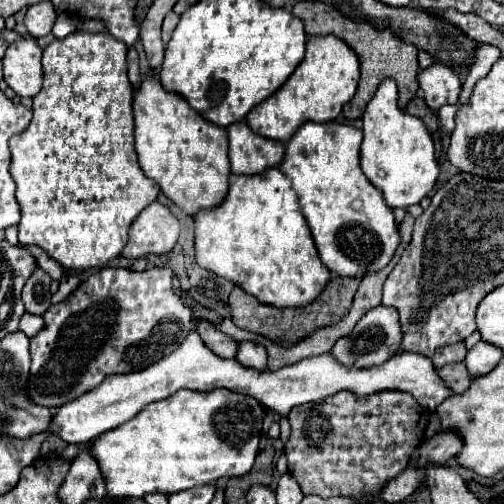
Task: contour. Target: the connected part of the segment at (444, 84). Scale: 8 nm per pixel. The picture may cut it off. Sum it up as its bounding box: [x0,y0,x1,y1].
[418,62,460,112]

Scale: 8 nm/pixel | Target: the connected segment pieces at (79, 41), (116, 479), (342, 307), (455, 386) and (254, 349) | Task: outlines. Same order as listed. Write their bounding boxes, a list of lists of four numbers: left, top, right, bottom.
[[10,32,160,272],[94,390,264,498],[228,276,360,346],[438,362,472,394],[236,342,266,370]]

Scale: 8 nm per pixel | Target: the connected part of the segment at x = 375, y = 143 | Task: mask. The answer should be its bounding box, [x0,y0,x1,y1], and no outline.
[360,78,440,208]

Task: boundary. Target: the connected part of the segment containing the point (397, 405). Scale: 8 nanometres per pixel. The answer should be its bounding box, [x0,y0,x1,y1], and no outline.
[284,390,428,498]

